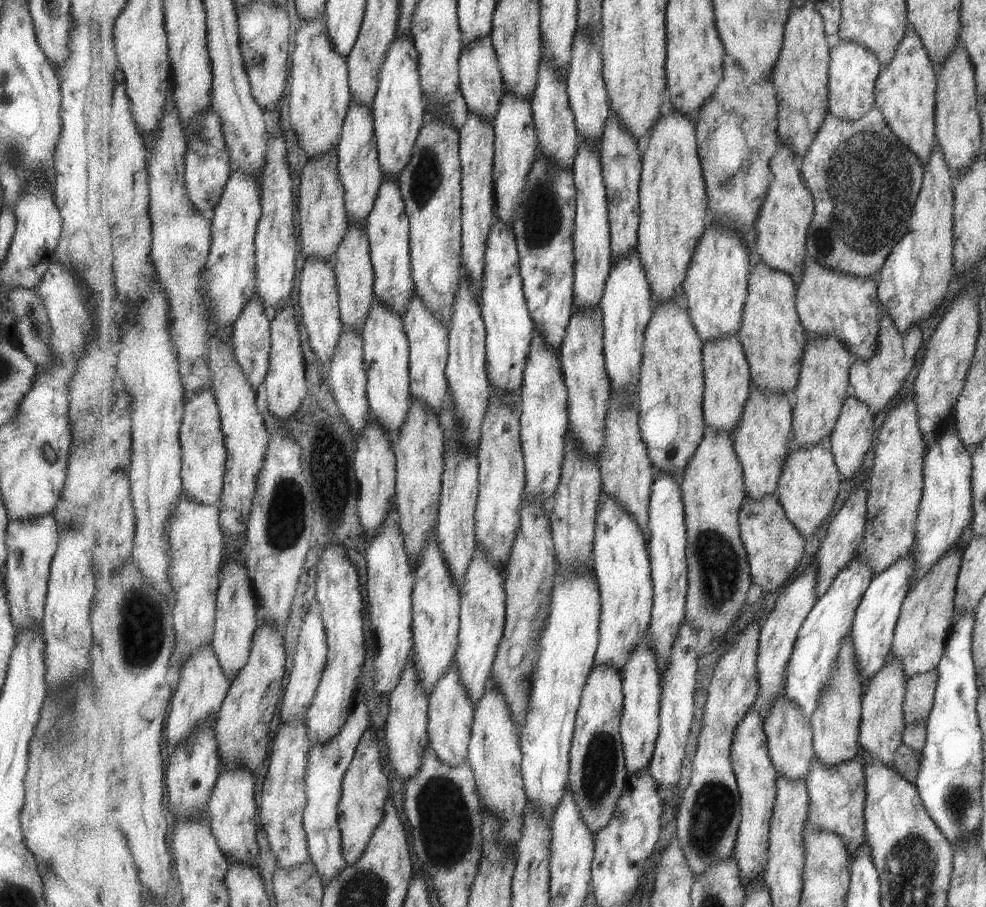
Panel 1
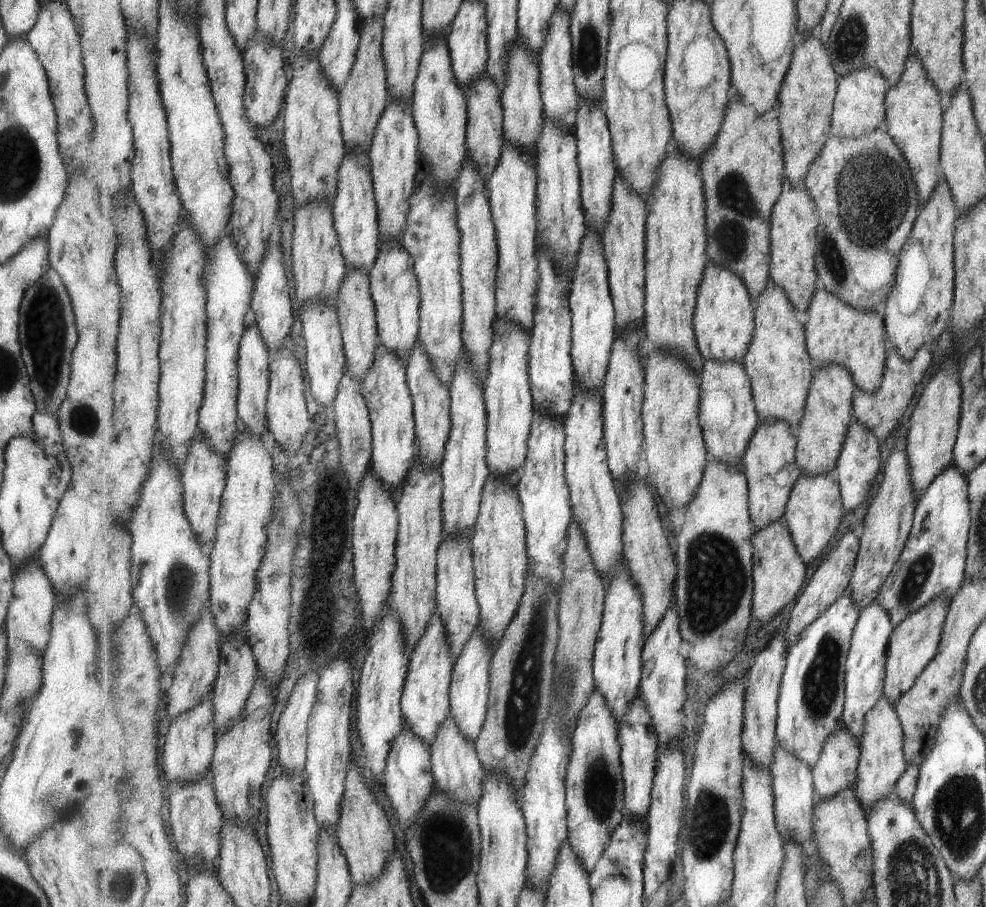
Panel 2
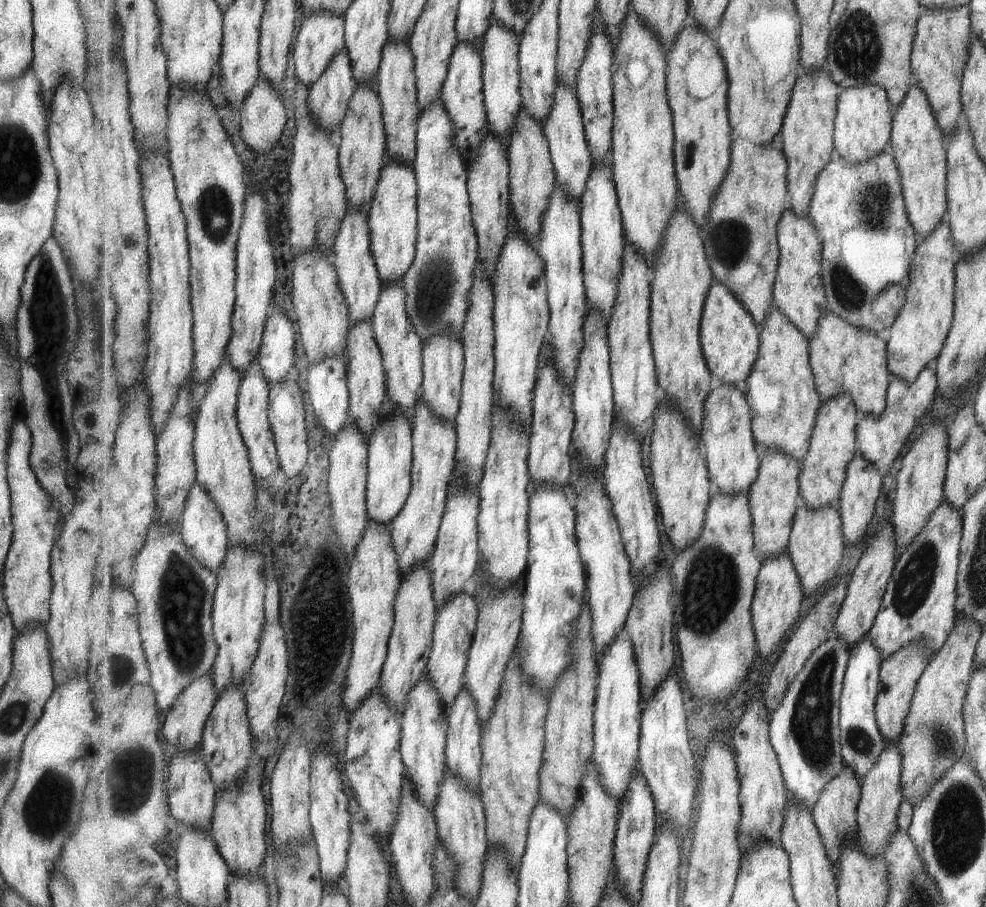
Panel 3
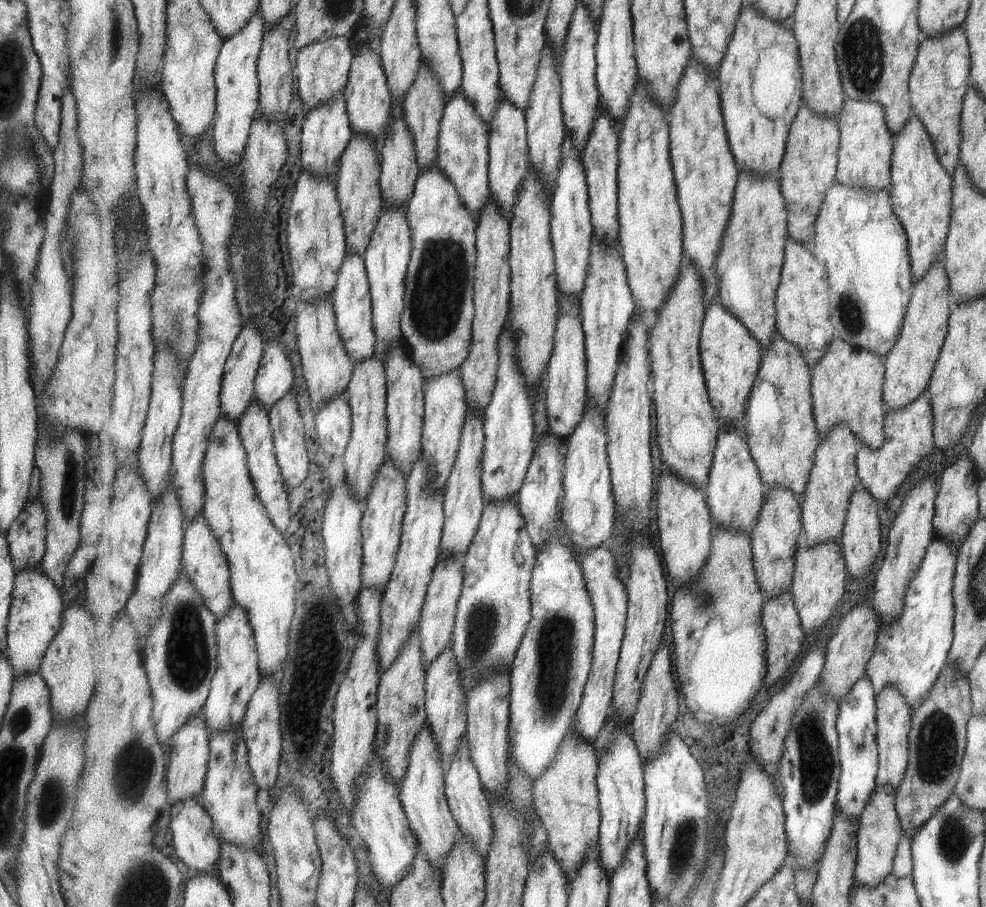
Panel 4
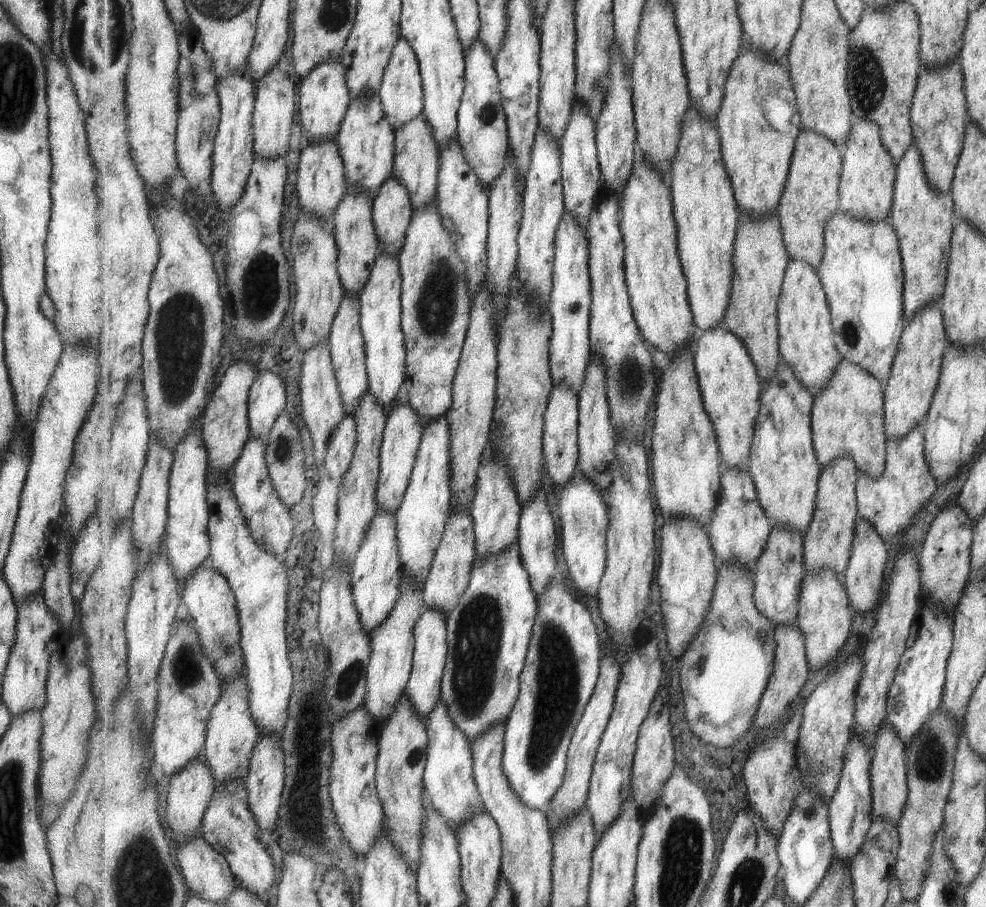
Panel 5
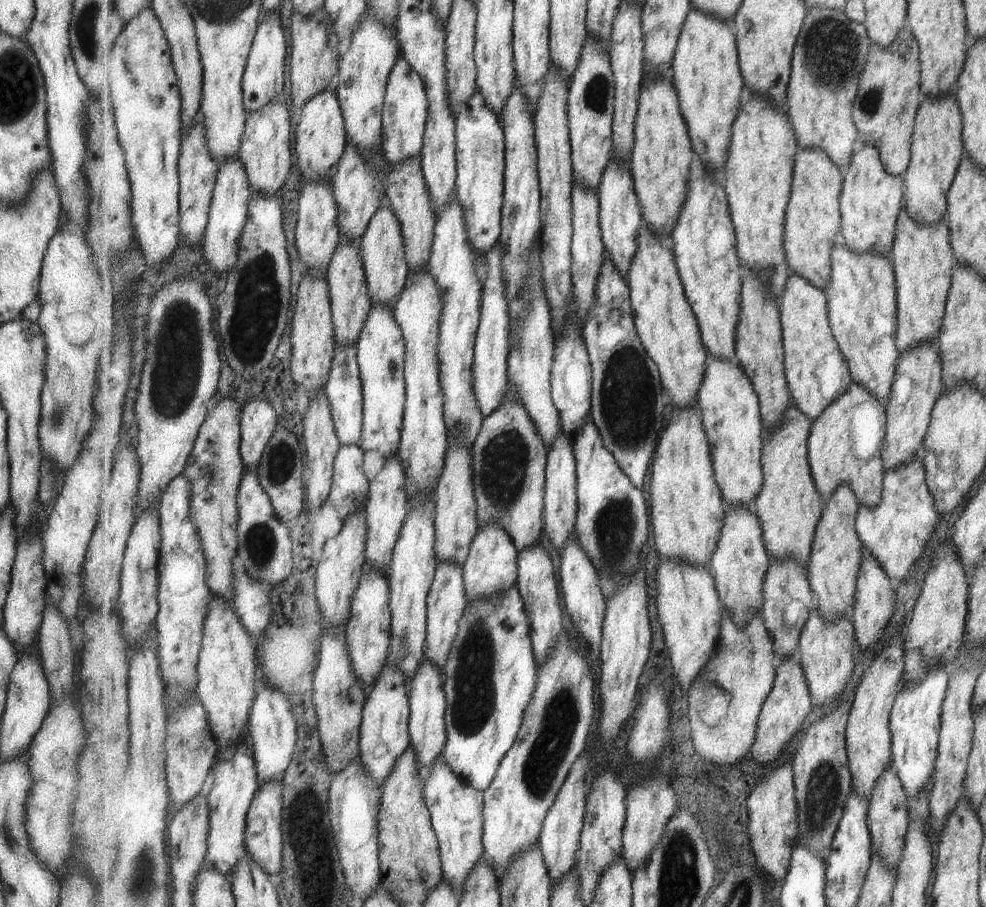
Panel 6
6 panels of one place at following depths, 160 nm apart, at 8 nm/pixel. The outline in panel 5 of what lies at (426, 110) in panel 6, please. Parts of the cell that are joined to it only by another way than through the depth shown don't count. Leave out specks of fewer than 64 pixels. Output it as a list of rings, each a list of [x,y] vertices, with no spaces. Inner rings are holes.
[[[403,38],[398,42],[398,46],[394,48],[390,66],[386,70],[384,81],[378,94],[383,103],[386,119],[395,132],[425,112],[424,86],[418,56],[410,43]]]

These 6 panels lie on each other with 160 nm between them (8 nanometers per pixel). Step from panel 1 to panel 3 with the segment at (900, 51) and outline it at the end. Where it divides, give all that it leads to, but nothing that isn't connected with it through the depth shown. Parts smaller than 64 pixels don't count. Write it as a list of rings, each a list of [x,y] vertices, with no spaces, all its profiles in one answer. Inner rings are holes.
[[[916,84],[893,109],[890,147],[895,152],[894,164],[899,164],[902,197],[907,200],[906,217],[917,234],[918,242],[941,223],[945,214],[945,154],[939,131],[926,96]]]

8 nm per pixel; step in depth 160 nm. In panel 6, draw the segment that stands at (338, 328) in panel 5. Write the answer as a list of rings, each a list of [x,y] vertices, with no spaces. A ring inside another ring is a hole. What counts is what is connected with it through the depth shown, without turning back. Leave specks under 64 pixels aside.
[[[354,343],[351,347],[337,346],[331,367],[330,379],[324,392],[330,402],[331,412],[341,446],[357,445],[361,442],[364,427],[364,394],[362,377],[358,363],[358,348]]]

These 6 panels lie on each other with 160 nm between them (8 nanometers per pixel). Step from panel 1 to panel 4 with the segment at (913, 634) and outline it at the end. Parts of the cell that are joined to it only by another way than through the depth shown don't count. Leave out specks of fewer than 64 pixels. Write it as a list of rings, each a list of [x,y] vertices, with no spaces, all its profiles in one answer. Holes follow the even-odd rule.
[[[887,687],[877,696],[878,710],[878,749],[880,752],[880,769],[876,778],[879,787],[891,787],[894,792],[903,780],[905,762],[909,762],[909,730],[910,715],[913,710],[908,706],[902,695],[893,687]]]

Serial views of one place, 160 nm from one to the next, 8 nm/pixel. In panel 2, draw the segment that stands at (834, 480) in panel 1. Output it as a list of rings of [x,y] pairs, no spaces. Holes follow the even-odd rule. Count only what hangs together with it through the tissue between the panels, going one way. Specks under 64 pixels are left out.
[[[823,473],[812,477],[801,476],[794,486],[794,492],[790,496],[790,502],[786,508],[785,522],[794,537],[797,551],[806,564],[811,564],[813,560],[820,557],[823,558],[823,552],[829,548],[831,540],[839,532],[841,520],[846,516],[839,483],[833,482],[828,474]]]

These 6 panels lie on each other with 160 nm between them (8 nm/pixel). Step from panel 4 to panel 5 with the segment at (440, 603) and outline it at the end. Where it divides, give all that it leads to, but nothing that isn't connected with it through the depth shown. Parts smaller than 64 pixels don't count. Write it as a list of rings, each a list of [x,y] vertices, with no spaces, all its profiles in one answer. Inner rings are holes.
[[[425,607],[414,626],[416,640],[414,670],[406,688],[406,698],[410,700],[410,703],[426,724],[431,717],[431,713],[436,710],[442,700],[442,680],[448,657],[448,626],[446,620],[447,615],[444,615],[440,610]]]

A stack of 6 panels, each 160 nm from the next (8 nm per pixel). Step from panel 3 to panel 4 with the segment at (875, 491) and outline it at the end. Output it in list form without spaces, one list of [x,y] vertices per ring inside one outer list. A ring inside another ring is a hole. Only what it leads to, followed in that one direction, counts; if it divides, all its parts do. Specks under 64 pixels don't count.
[[[860,487],[854,492],[850,502],[850,510],[846,516],[846,526],[842,534],[841,550],[847,560],[848,574],[852,578],[865,578],[869,570],[875,566],[877,556],[881,552],[881,522],[879,522],[879,508],[877,501],[869,491]]]

